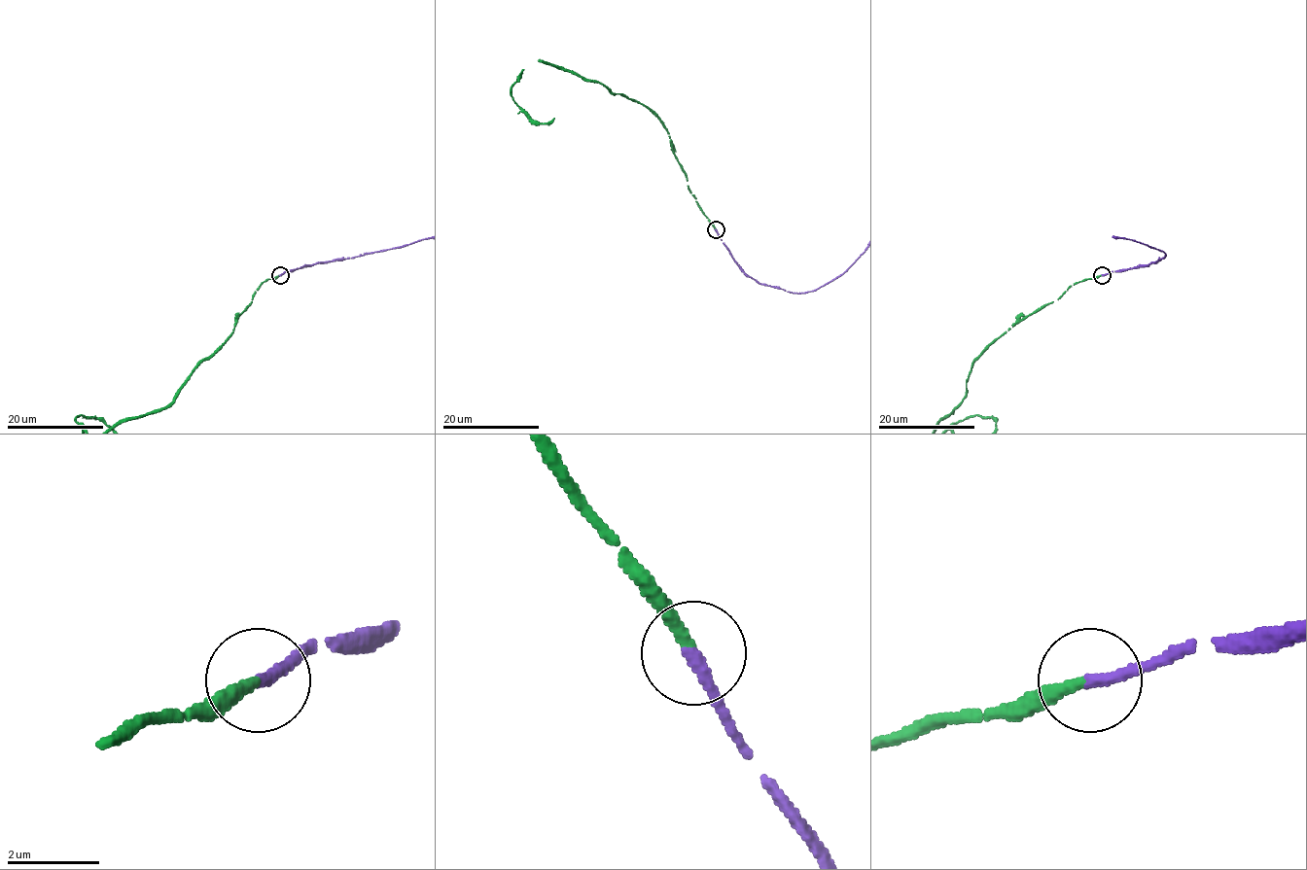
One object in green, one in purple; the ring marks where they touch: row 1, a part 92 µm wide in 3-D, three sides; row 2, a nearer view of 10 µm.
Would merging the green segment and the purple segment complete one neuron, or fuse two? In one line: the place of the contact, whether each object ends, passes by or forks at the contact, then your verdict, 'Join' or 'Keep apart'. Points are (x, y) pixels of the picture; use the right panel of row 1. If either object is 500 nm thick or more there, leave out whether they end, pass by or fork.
Place: (1102, 275). At the ring green ends. At the ring purple ends. Join

